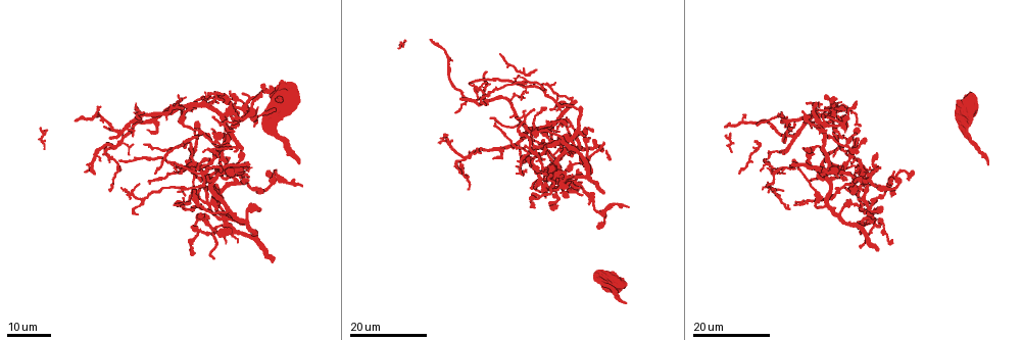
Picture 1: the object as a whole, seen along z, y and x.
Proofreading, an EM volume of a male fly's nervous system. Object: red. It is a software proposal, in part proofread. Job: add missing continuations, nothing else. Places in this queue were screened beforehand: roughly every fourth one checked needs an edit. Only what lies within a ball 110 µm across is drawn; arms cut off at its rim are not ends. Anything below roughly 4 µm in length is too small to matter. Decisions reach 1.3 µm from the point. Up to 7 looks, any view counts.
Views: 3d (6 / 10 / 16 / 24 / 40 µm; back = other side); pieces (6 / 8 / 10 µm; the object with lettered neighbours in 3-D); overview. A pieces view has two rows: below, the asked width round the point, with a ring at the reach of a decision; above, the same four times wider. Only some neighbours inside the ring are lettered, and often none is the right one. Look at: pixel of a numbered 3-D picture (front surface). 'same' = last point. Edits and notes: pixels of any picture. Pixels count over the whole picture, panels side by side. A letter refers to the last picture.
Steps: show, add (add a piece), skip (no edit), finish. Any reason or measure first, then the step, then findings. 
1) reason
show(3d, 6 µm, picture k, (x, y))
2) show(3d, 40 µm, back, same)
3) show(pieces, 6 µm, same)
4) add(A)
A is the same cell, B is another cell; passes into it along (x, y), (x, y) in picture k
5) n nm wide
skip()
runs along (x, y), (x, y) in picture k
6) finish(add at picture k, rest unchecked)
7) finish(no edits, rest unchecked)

free end
show(3d, 24 µm, picture 1, (243, 180))

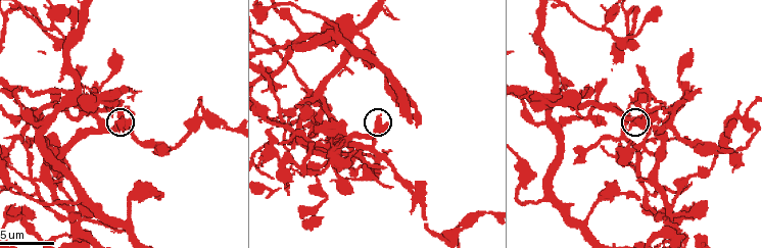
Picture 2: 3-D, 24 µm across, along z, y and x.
see the neighbours
show(pieces, 6 µm, picture 2, (380, 116))

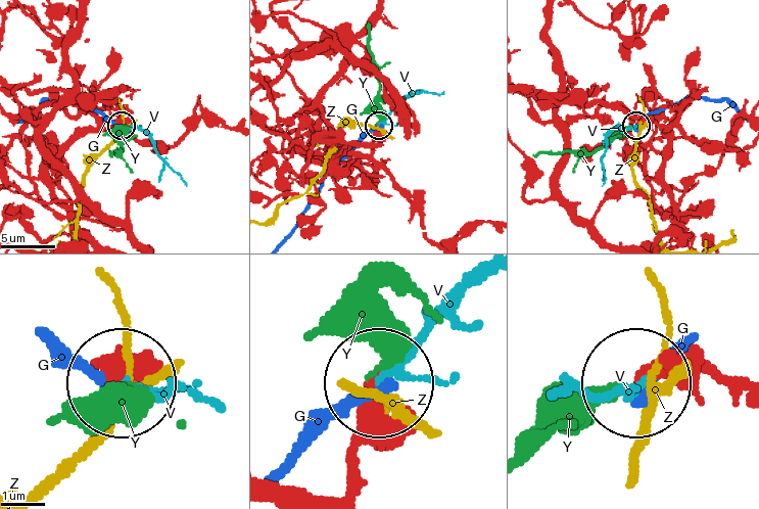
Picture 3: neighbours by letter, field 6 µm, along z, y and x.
add(Y)
Y is the same cell, G, V and Z are other cells; passes into it along (357, 491), (378, 282) in picture 3; it goes on there

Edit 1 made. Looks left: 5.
show(overview)

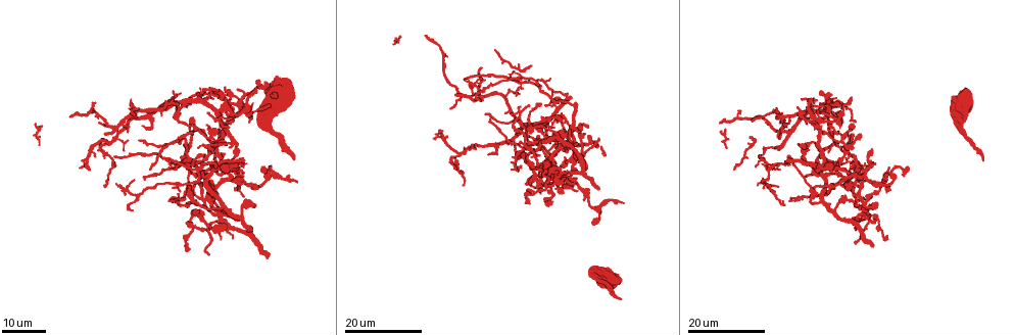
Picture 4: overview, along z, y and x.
branch stops here
show(3d, 24 µm, picture 4, (854, 202))

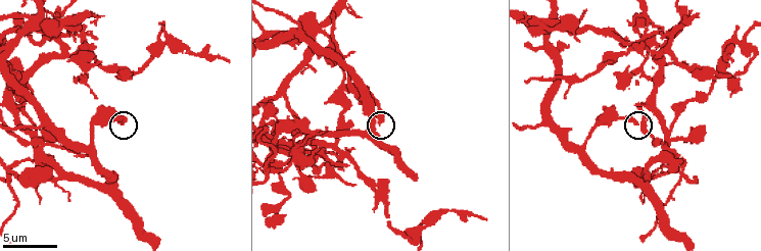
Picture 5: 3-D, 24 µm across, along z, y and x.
show(3d, 6 µm, picture 5, (637, 123))

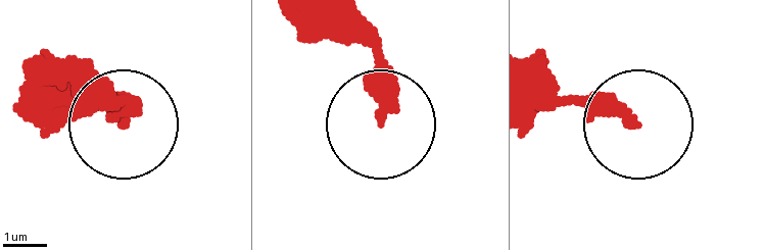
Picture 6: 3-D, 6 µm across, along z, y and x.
what lies round it
show(pieces, 10 µm, picture 6, (378, 115))

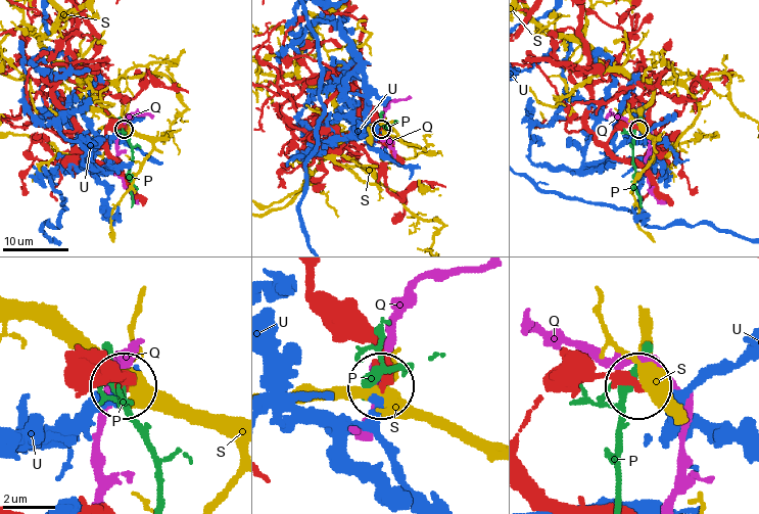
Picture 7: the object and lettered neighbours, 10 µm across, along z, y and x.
skip()
P, Q, S and U are other cells; runs along (544, 399), (590, 379), (634, 383) in picture 7; no lettered piece goes on from it

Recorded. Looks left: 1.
free end
show(pieces, 6 µm, picture 5, (701, 130))

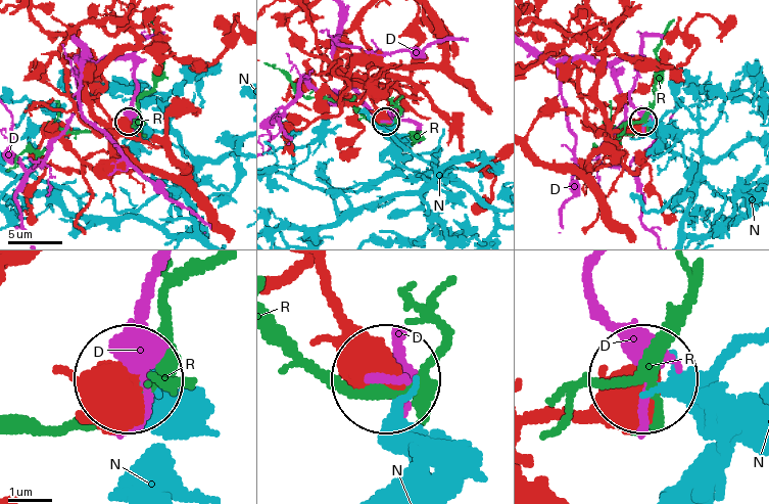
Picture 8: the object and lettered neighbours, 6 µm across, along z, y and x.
skip()
D, N and R are other cells; no lettered piece goes on from it

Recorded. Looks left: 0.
finish(add at picture 3, rest unchecked)

